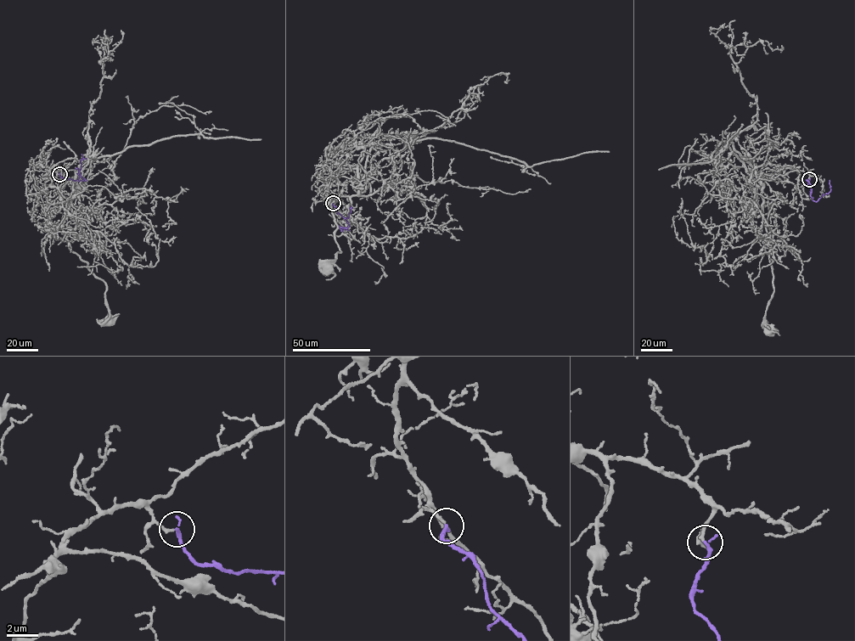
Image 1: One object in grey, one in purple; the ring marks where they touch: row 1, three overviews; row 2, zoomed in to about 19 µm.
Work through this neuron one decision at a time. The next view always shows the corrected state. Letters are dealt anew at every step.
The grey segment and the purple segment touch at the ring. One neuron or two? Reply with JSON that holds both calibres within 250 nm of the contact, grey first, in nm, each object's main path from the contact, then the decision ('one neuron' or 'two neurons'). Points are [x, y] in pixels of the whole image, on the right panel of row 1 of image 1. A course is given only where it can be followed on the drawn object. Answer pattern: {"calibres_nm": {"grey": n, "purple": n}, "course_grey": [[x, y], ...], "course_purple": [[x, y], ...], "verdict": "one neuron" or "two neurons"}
{"calibres_nm": {"grey": 180, "purple": 240}, "course_grey": [[809, 178], [804, 171], [781, 167], [756, 183], [753, 208], [769, 233], [769, 329]], "course_purple": [[809, 179], [810, 195], [816, 201], [830, 190], [829, 180]], "verdict": "one neuron"}

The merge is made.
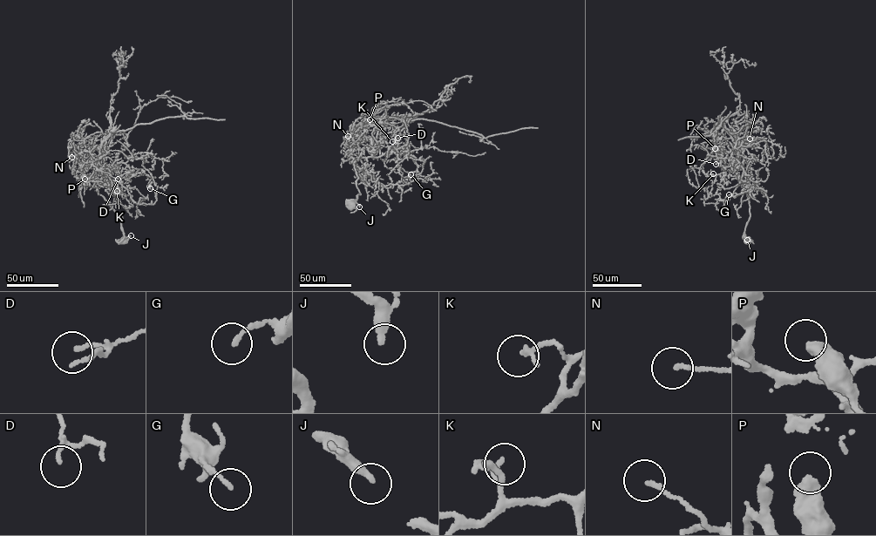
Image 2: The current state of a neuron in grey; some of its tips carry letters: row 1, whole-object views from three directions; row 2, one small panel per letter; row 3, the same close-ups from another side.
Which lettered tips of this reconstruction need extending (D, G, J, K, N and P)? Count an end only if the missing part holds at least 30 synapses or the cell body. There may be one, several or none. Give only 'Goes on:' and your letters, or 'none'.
Goes on: none

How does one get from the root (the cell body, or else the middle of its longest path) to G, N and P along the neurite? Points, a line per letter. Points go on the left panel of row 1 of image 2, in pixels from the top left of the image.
G: (124, 240), (121, 216), (98, 193), (96, 181), (102, 178), (112, 186), (141, 173), (152, 178), (150, 188)
N: (124, 240), (121, 216), (96, 188), (96, 181), (105, 177), (91, 160), (94, 150), (84, 146), (71, 157)
P: (124, 240), (121, 216), (96, 188), (96, 181), (105, 176), (95, 167), (93, 174), (84, 179)

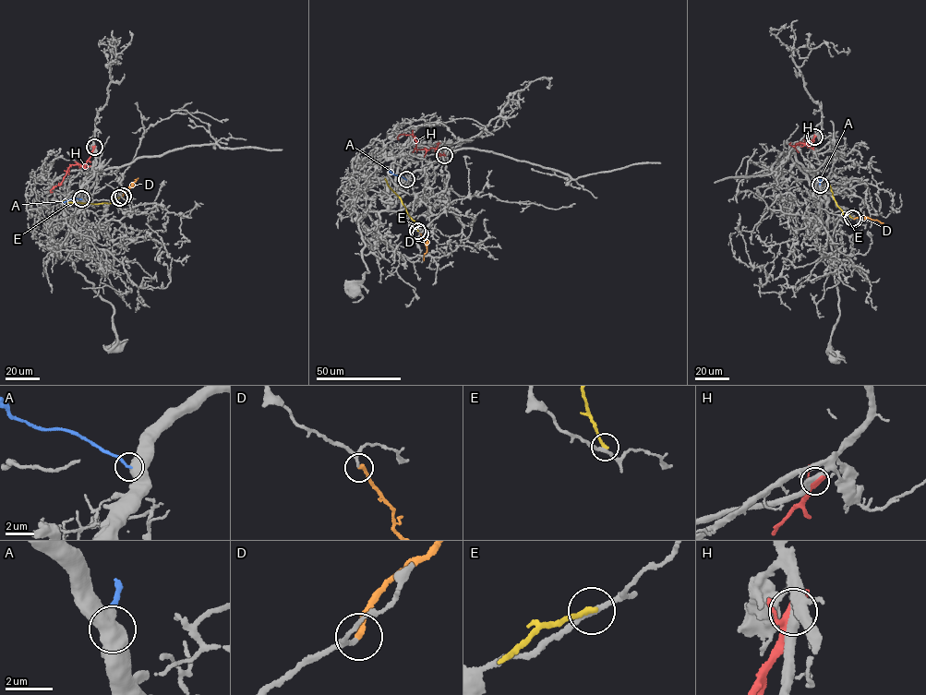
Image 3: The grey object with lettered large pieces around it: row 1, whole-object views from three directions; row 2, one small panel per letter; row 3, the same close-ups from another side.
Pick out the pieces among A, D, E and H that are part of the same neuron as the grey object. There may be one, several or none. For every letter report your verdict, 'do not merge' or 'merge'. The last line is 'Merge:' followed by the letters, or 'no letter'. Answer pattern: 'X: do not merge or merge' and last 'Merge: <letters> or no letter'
A: do not merge
D: merge
E: do not merge
H: do not merge
Merge: D

